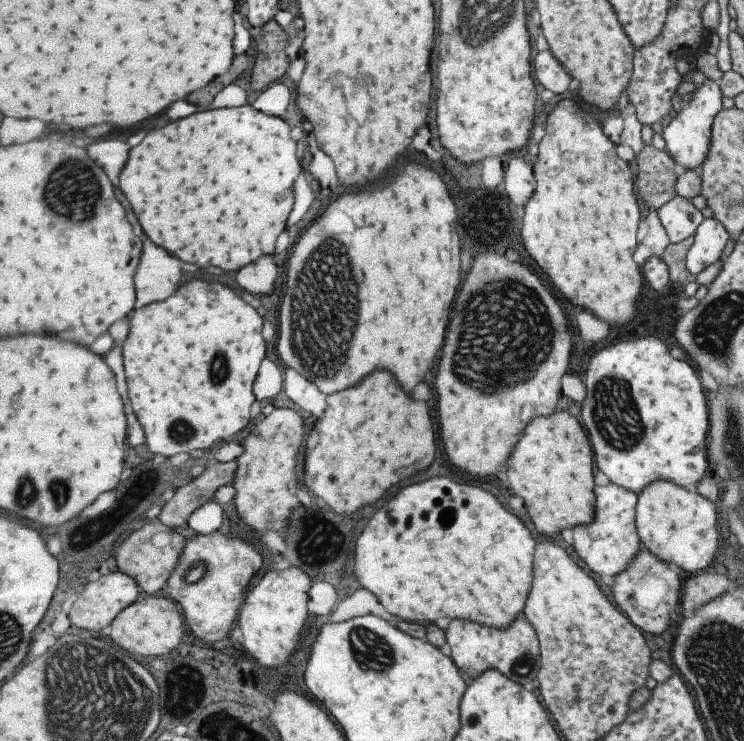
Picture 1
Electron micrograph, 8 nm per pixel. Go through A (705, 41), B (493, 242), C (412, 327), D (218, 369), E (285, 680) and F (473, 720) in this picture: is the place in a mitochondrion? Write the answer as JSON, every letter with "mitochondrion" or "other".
{"A":"other","B":"mitochondrion","C":"other","D":"mitochondrion","E":"other","F":"other"}

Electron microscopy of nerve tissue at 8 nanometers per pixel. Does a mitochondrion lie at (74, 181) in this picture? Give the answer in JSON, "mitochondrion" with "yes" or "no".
{"mitochondrion":"yes"}

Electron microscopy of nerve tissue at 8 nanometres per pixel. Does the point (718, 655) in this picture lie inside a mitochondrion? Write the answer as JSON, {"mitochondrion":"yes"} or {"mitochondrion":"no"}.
{"mitochondrion":"yes"}

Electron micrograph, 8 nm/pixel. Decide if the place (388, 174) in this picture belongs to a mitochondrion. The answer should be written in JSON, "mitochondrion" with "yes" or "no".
{"mitochondrion":"no"}

